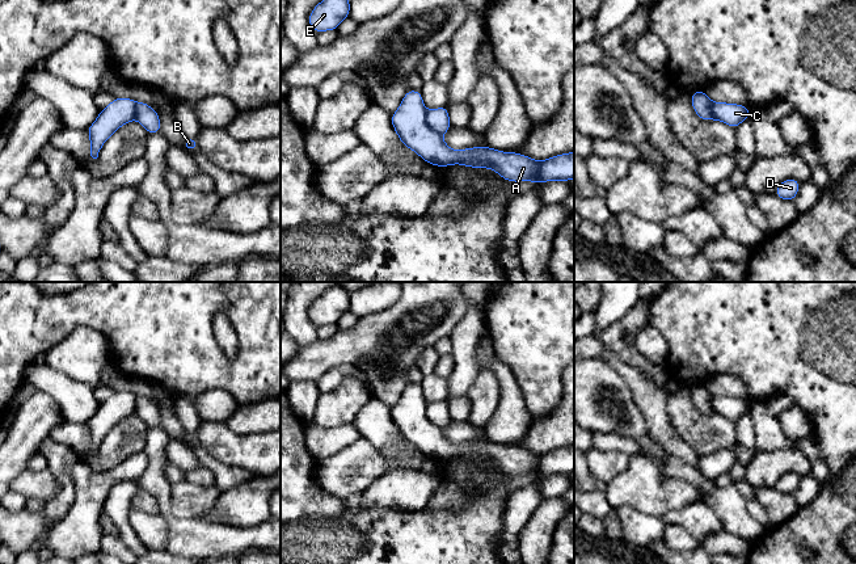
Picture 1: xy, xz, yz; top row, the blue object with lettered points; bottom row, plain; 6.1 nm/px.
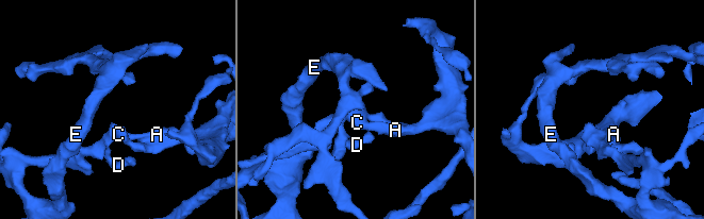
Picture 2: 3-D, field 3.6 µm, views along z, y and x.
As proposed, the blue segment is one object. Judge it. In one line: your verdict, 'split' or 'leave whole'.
split

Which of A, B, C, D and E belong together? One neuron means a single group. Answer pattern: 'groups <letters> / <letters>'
groups A C D E / B

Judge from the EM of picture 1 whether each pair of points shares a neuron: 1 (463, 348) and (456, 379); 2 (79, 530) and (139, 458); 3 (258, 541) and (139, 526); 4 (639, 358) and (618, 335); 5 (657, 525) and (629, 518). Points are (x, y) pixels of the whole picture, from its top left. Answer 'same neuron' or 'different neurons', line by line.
1: same neuron
2: same neuron
3: different neurons
4: same neuron
5: same neuron

